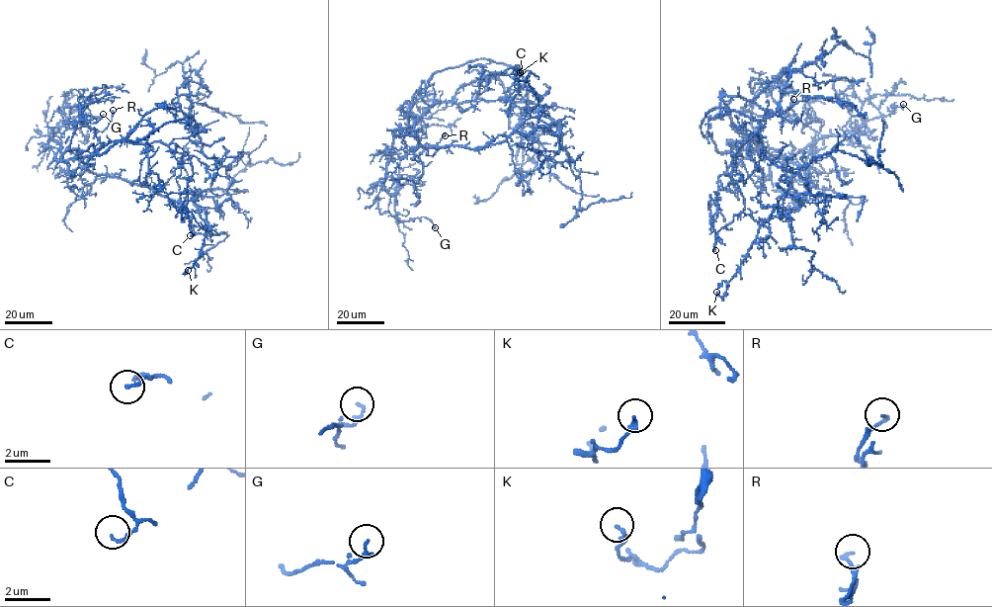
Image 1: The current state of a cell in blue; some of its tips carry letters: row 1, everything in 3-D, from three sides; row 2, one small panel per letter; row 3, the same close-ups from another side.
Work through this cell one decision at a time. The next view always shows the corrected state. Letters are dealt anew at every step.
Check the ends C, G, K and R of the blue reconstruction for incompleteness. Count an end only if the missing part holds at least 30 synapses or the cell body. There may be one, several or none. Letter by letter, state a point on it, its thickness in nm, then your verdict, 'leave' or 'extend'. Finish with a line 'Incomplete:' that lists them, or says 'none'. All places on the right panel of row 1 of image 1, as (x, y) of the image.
C: place (715, 250); calibre 110 nm; leave
G: place (903, 104); calibre 110 nm; leave
K: place (716, 292); calibre 170 nm; leave
R: place (793, 99); calibre 130 nm; leave
Incomplete: none

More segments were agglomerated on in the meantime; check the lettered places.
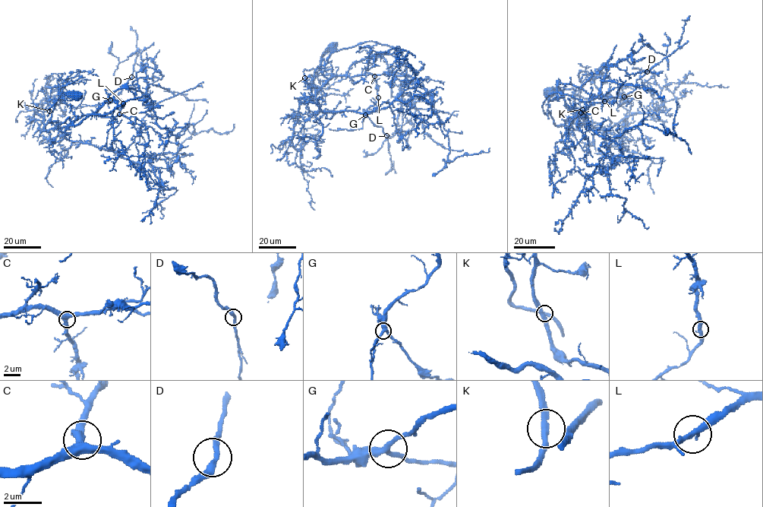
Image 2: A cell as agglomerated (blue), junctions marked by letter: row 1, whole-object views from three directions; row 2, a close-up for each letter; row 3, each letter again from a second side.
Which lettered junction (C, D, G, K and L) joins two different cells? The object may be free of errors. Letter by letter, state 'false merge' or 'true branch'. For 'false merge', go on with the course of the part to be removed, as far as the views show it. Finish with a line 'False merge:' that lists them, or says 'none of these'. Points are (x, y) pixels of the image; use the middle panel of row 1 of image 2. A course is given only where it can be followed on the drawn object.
C: true branch
D: true branch
G: true branch
K: true branch
L: true branch
False merge: none of these

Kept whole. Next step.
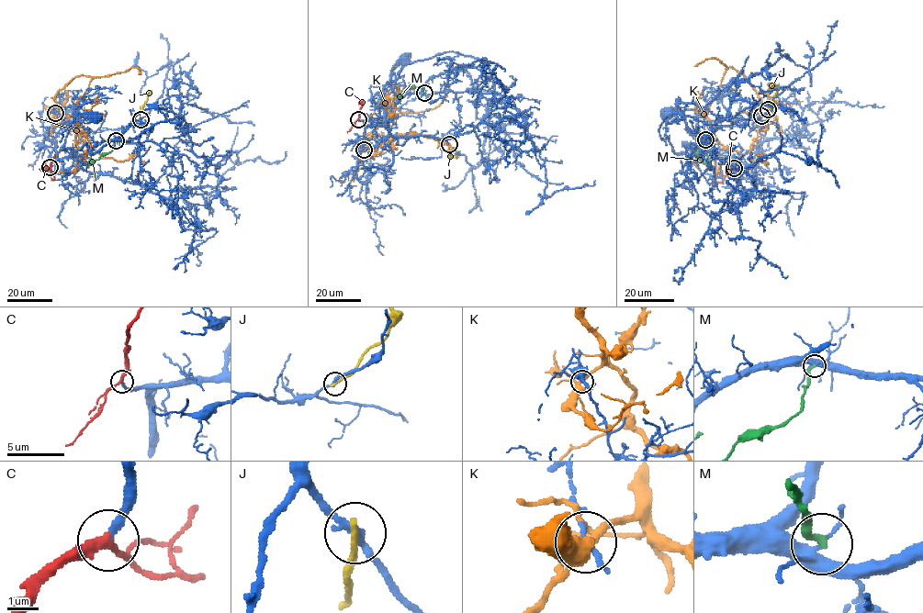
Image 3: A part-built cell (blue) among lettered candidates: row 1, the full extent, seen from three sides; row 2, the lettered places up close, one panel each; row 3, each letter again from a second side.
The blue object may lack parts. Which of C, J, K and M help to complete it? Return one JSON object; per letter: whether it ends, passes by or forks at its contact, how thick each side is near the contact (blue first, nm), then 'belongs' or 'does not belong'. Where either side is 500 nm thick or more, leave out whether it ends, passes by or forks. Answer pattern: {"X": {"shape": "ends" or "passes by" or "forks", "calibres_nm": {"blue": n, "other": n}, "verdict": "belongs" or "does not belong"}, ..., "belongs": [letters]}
{"C": {"shape": "passes by", "calibres_nm": {"blue": 220, "other": 280}, "verdict": "belongs"}, "J": {"shape": "ends", "calibres_nm": {"blue": 200, "other": 240}, "verdict": "does not belong"}, "K": {"shape": "forks", "calibres_nm": {"blue": 180, "other": 360}, "verdict": "does not belong"}, "M": {"shape": "ends", "calibres_nm": {"blue": 280, "other": 240}, "verdict": "does not belong"}, "belongs": ["C"]}

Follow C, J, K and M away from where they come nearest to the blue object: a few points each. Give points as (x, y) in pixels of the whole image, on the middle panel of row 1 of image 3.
C: (358, 119), (363, 104), (359, 103), (364, 101)
J: (449, 144), (450, 155), (455, 158), (459, 151)
K: (364, 150), (368, 134), (401, 113), (387, 105), (382, 94), (388, 117), (398, 117), (379, 103), (367, 121)
M: (424, 93), (420, 86), (409, 86), (402, 93)

